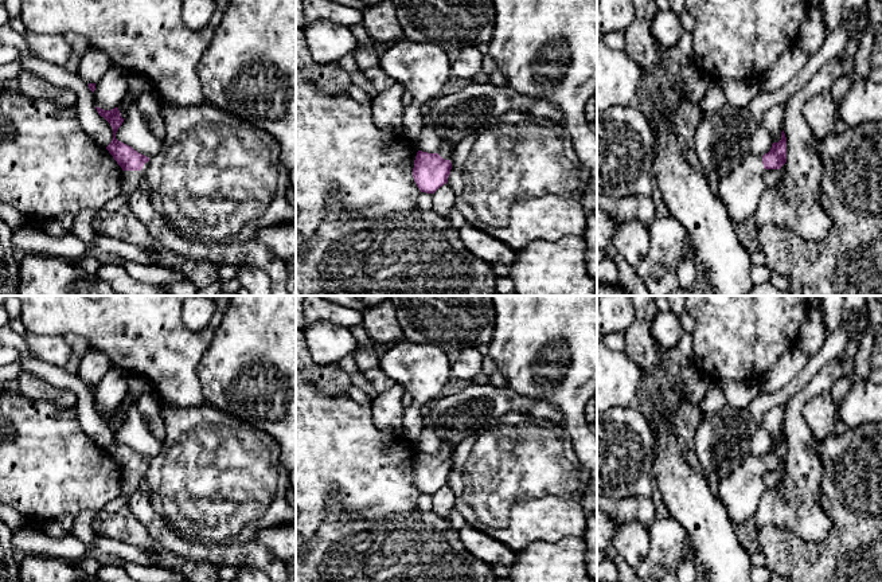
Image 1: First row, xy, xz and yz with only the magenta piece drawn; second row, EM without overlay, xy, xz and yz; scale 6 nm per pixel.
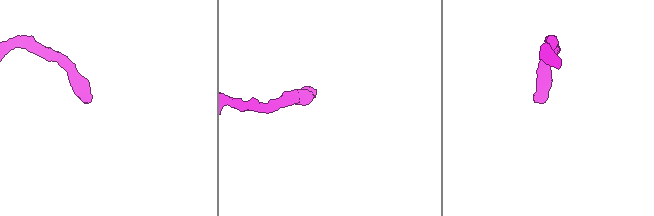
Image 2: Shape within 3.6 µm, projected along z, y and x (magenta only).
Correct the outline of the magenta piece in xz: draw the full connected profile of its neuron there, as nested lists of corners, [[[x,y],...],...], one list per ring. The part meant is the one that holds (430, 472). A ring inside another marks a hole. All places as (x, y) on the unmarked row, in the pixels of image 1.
[[[440,442],[437,454],[418,452],[413,479],[421,493],[434,495],[440,488],[448,484],[450,476],[454,446],[448,442]]]

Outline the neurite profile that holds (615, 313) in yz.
[[[597,296],[597,335],[625,333],[635,319],[635,308],[628,296]]]

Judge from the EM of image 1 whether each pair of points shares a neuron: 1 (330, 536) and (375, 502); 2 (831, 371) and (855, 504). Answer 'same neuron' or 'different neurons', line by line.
1: different neurons
2: different neurons

